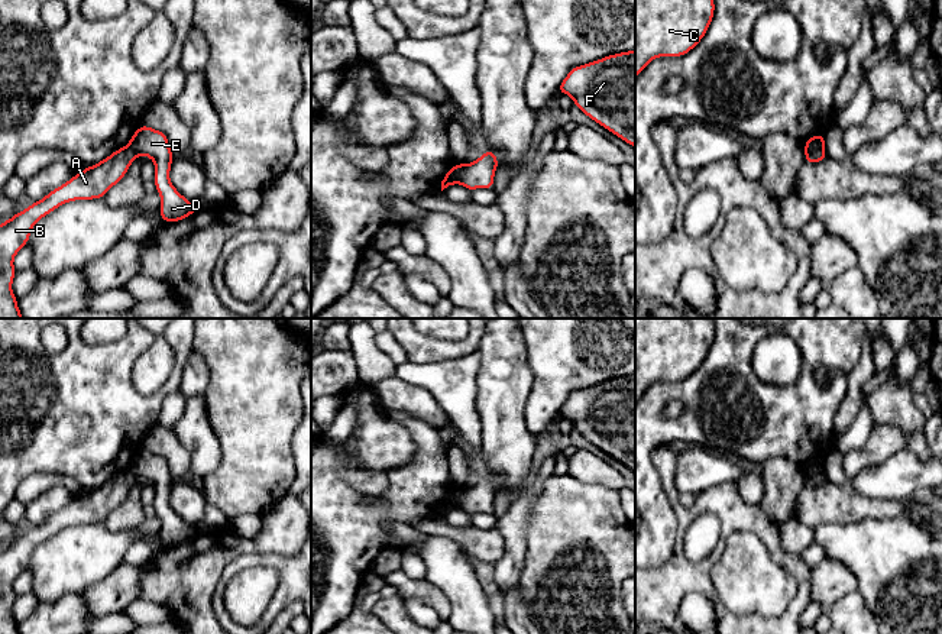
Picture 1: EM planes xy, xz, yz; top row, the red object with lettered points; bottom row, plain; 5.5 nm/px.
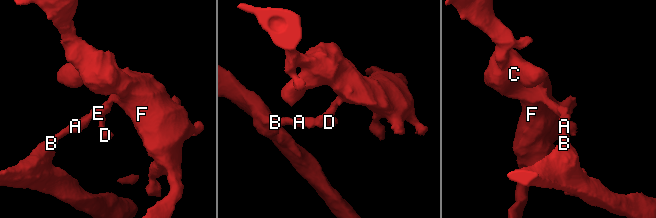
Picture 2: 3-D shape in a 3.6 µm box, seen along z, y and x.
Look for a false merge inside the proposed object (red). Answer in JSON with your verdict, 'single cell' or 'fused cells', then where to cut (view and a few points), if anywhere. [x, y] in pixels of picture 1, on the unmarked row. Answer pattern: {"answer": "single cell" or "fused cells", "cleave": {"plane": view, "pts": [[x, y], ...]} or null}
{"answer": "fused cells", "cleave": {"plane": "xz", "pts": [[455, 489], [457, 507]]}}

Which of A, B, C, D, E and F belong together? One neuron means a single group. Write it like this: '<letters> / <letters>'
A B / C D E F

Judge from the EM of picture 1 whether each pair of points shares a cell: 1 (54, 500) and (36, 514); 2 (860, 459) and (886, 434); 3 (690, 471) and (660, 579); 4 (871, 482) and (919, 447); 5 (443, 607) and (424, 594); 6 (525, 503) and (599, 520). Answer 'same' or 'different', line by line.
1: same
2: same
3: different
4: different
5: same
6: different

